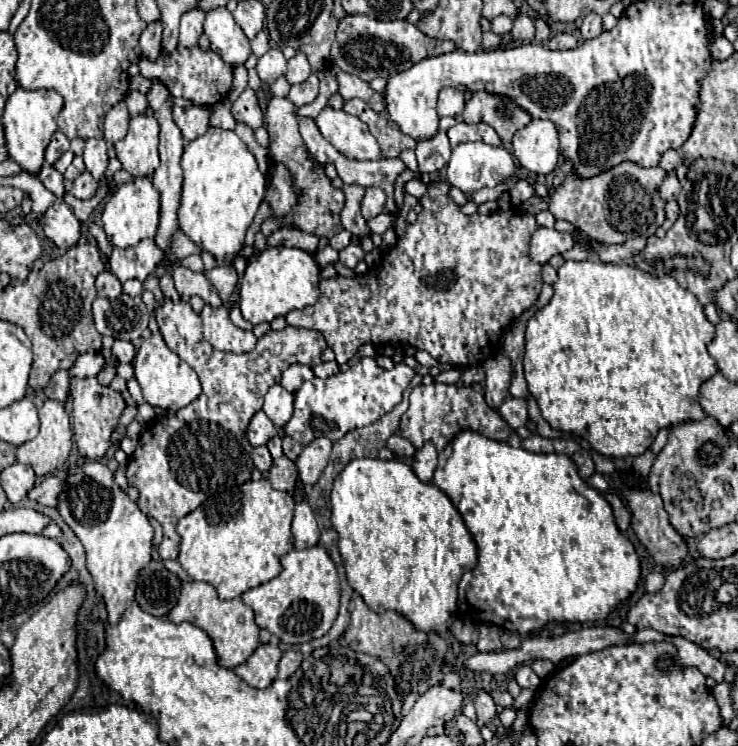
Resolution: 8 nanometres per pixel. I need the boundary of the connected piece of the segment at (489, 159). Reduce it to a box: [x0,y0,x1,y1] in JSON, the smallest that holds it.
[447,142,517,192]

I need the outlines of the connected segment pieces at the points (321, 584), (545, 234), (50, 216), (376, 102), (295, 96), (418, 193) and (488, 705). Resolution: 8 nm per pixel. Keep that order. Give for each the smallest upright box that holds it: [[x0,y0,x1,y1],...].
[[241,546,341,644],[531,226,573,264],[43,198,81,250],[331,66,385,114],[287,73,319,108],[405,180,427,198],[475,690,497,728]]

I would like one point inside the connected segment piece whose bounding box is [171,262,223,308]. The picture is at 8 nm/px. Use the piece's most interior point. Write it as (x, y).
(188, 283)

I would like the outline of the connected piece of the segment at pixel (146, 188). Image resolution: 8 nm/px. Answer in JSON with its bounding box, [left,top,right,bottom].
[103,176,159,248]

